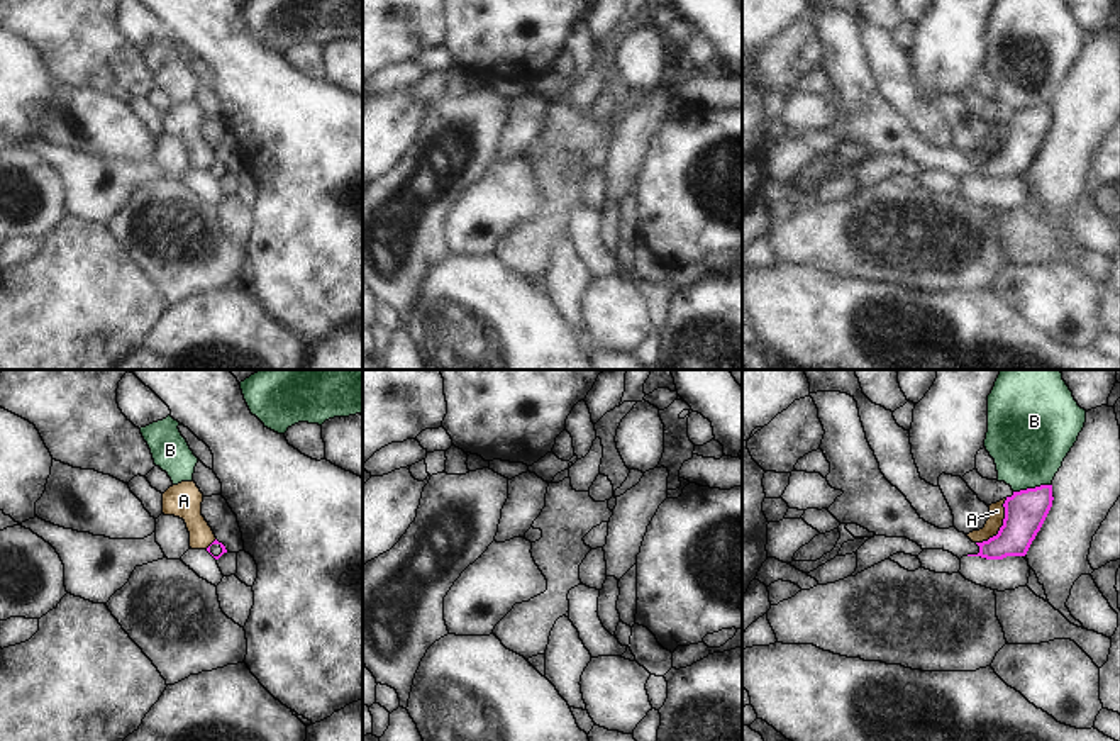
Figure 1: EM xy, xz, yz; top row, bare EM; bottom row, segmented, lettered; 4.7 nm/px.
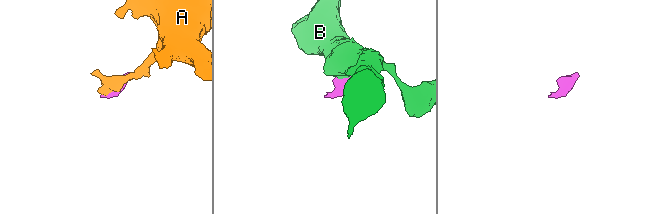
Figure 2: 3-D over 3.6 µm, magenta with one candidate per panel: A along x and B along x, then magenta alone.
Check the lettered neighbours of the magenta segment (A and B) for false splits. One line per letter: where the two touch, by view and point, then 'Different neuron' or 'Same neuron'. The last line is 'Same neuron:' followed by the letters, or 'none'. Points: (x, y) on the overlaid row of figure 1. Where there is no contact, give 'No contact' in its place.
A: Touches magenta at yz (1002, 526). Different neuron
B: Touches magenta at yz (1032, 489). Different neuron
Same neuron: none

